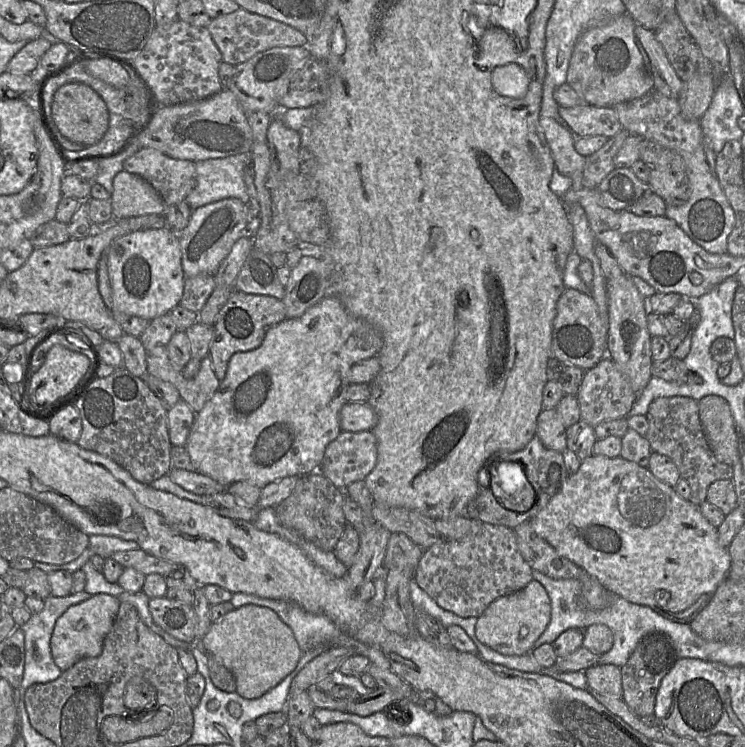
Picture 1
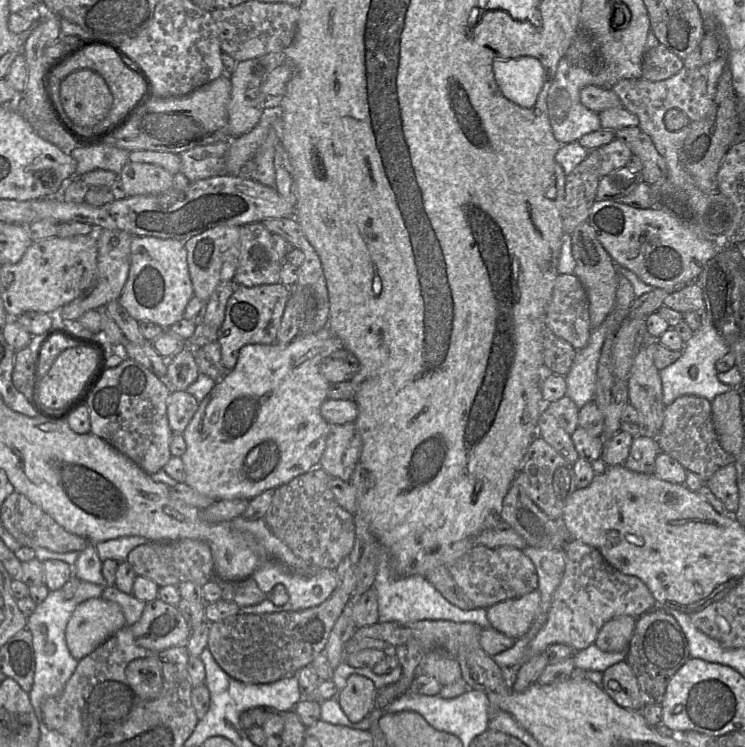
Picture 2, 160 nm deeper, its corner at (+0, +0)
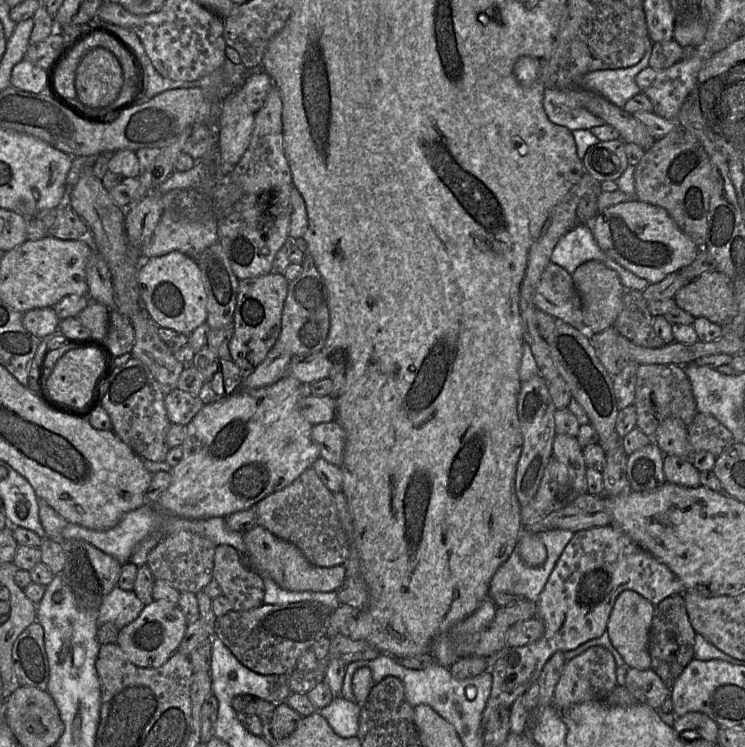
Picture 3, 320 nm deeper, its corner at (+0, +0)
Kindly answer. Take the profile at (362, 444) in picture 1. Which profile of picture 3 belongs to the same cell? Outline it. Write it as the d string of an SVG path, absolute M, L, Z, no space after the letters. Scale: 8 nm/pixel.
M337 421L314 424L312 439L318 445L320 457L327 462L339 466L343 462L346 434L344 428Z

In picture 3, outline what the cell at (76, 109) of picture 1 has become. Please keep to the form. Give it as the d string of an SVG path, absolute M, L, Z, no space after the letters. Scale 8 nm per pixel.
M96 48L78 66L75 86L79 104L85 110L113 104L123 85L119 61L108 50Z

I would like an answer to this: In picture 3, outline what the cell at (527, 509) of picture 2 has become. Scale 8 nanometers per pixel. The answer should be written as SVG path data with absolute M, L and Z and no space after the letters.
M540 374L522 382L518 394L517 415L523 445L515 474L515 492L521 508L529 504L536 495L544 470L553 456L553 442L556 435L554 414L556 410L548 390L548 382Z

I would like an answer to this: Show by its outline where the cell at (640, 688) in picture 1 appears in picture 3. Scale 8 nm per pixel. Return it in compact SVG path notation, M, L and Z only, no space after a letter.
M682 594L669 596L655 606L649 631L648 650L651 657L651 670L672 688L686 666L694 658L696 632L693 629Z

